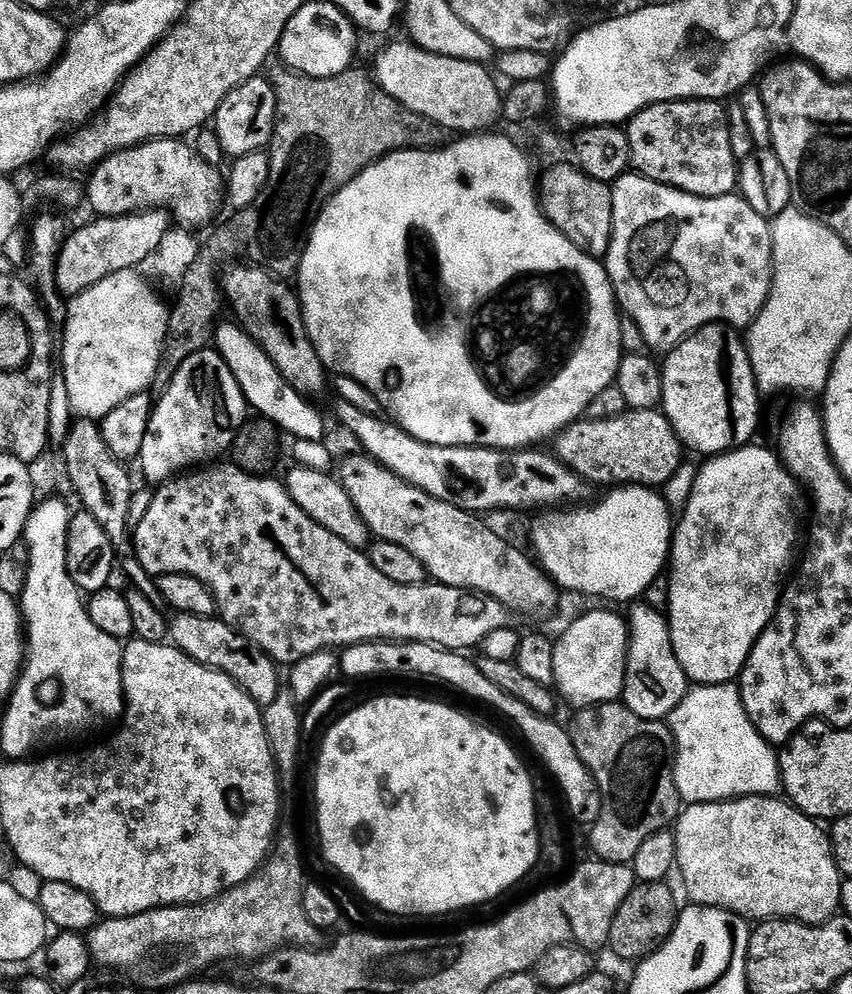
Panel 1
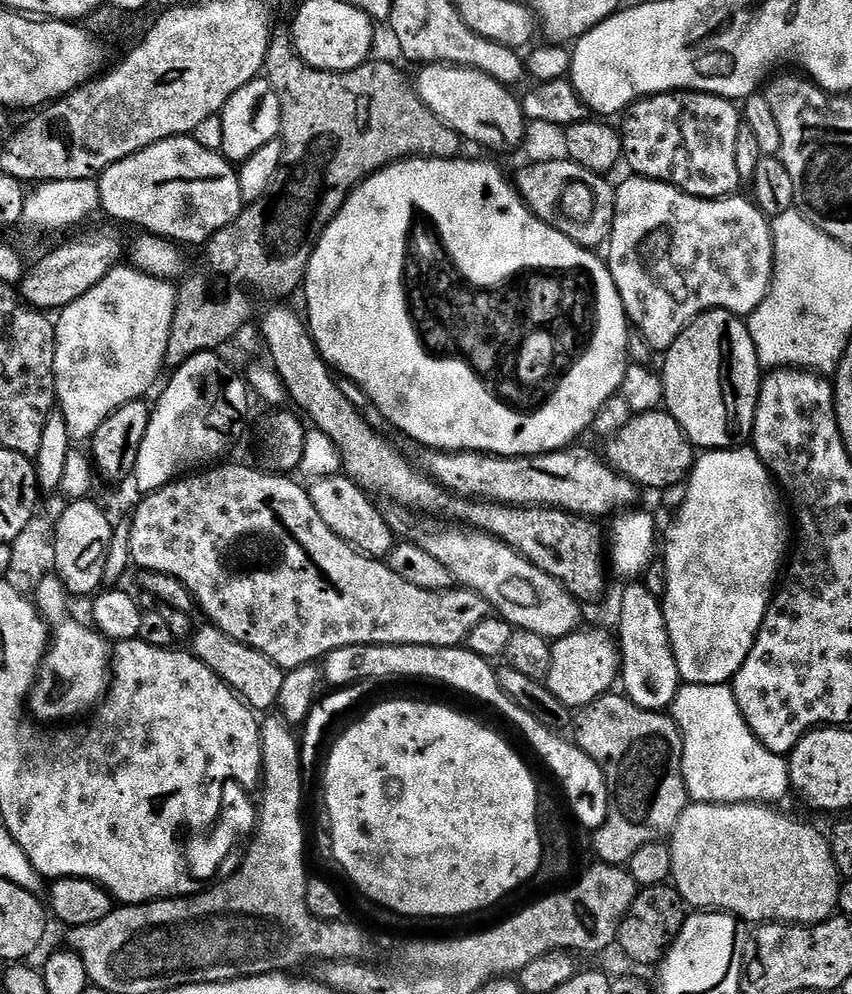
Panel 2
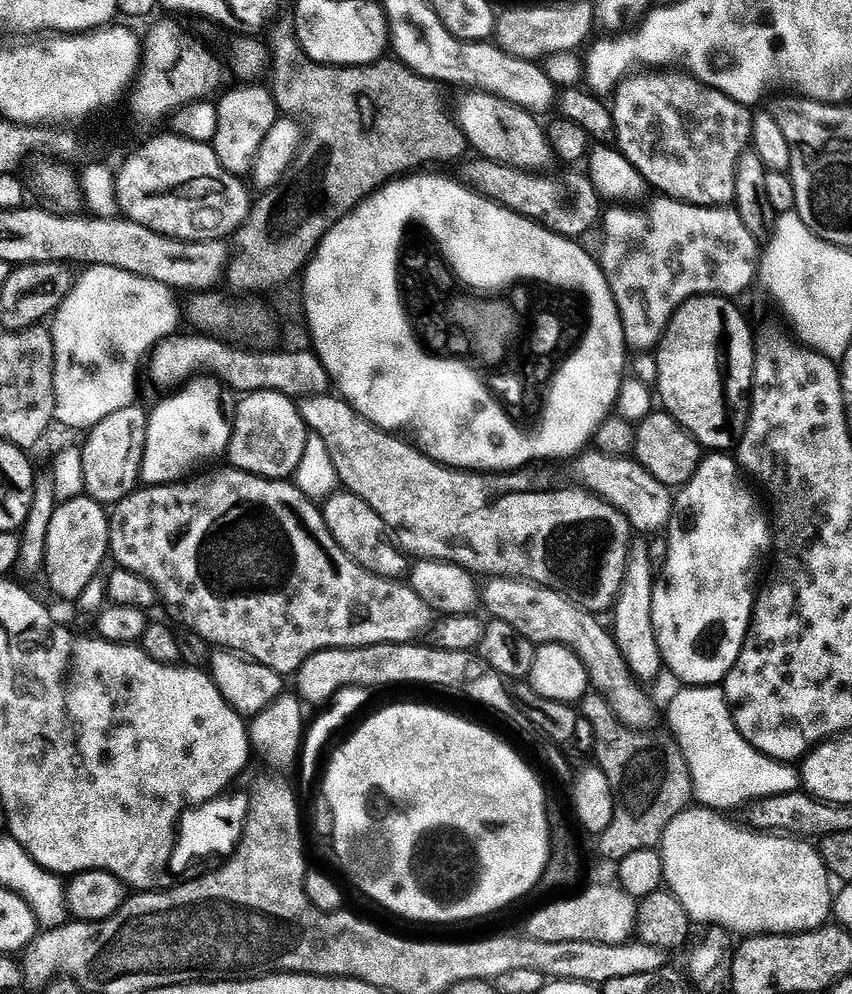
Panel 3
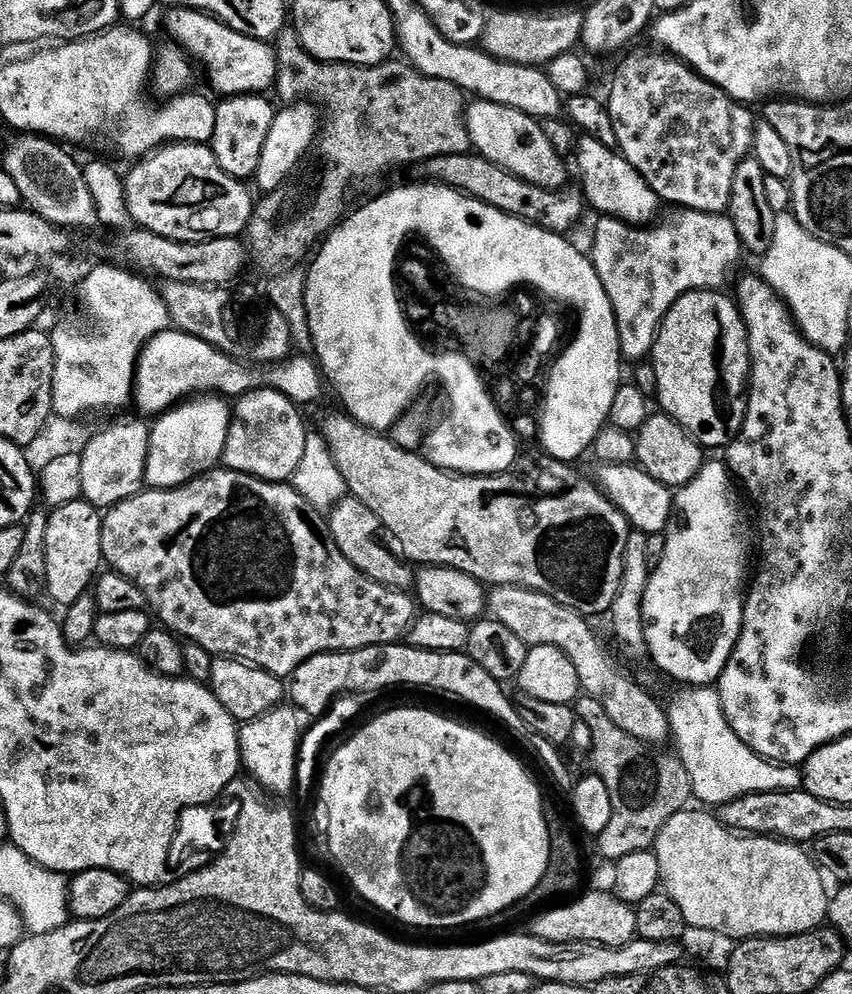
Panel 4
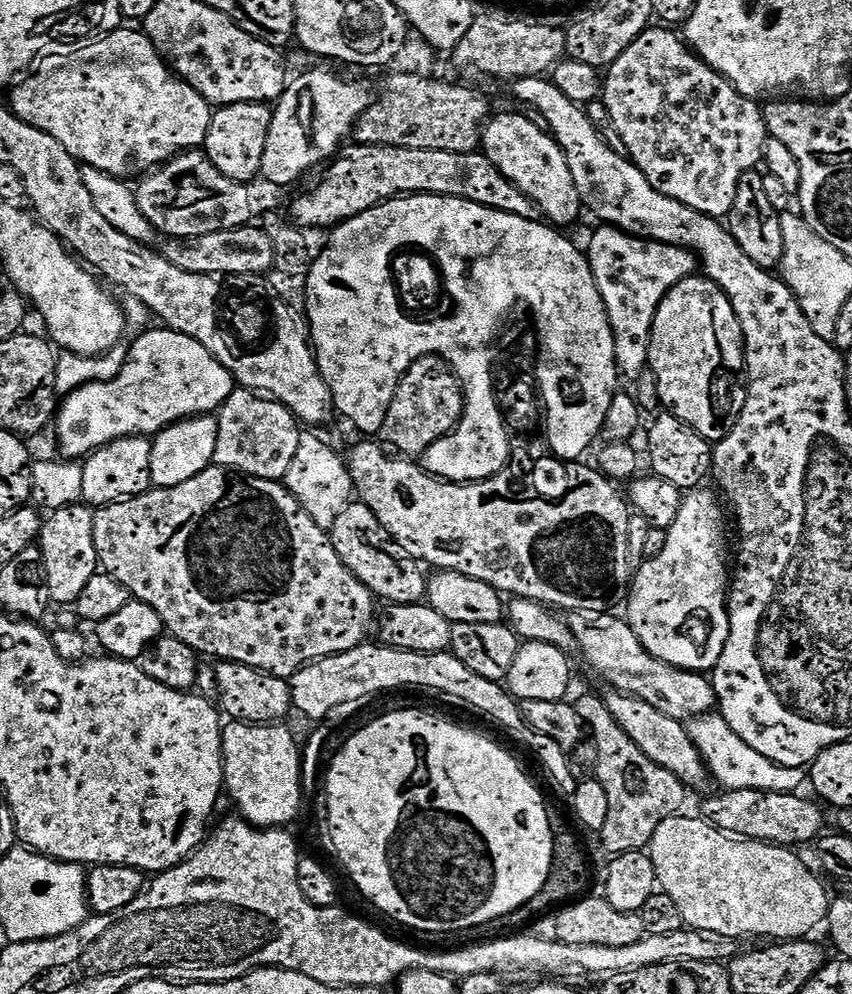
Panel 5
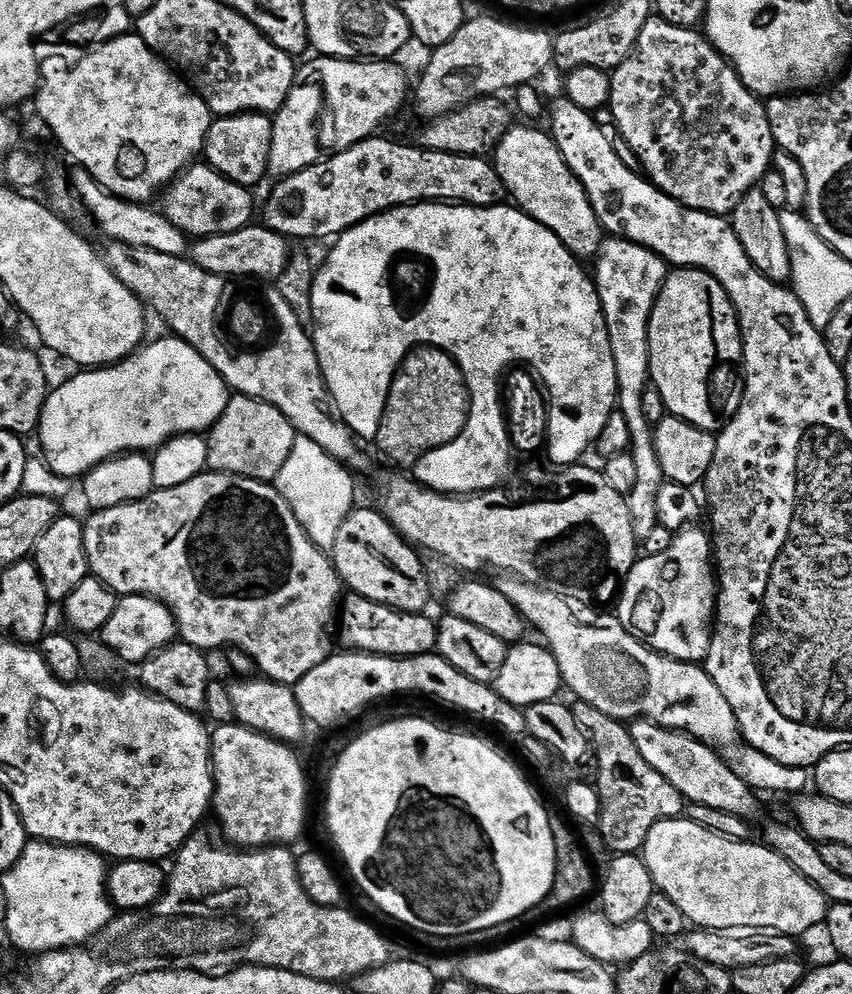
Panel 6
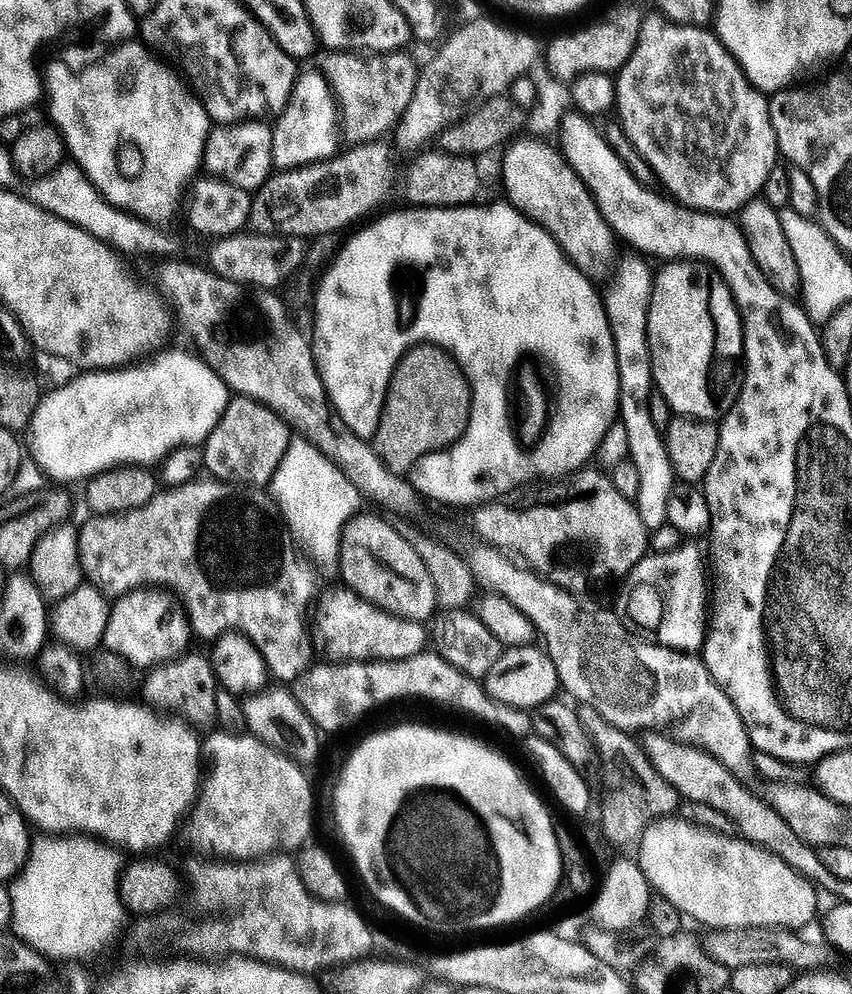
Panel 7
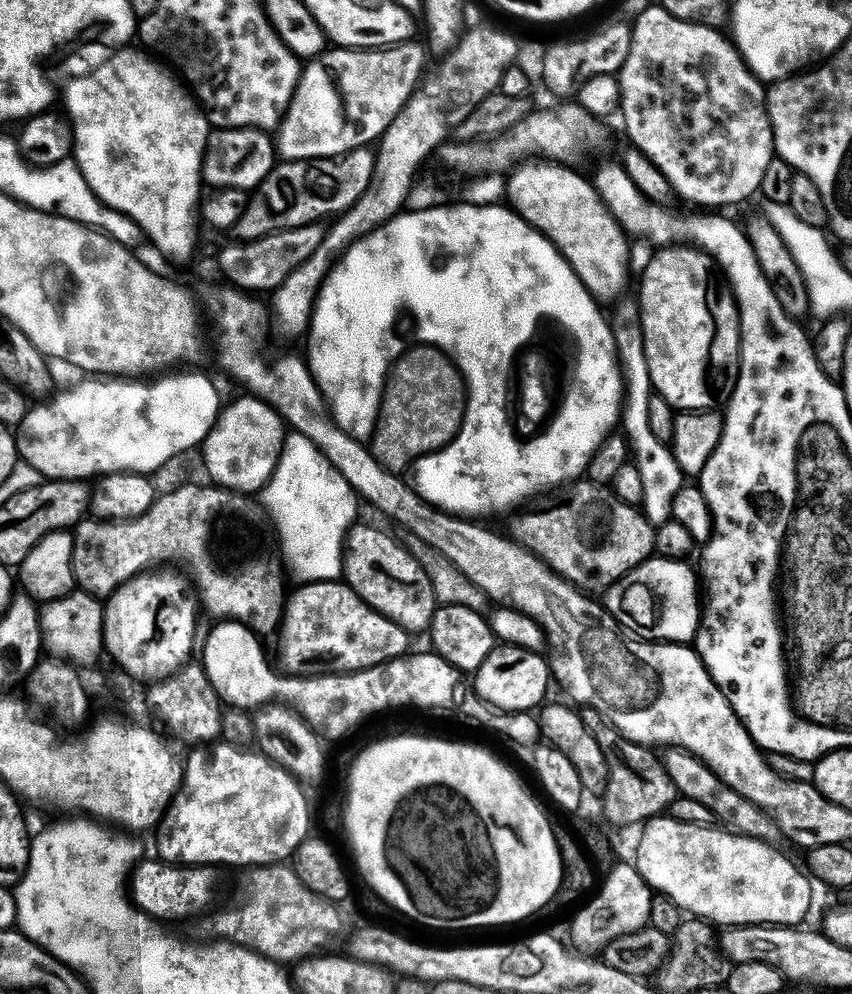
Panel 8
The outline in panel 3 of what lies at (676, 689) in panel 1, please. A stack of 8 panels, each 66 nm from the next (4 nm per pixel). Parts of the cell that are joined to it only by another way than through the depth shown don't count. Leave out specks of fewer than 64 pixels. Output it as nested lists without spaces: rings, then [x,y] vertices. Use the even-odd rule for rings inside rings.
[[[636,538],[632,541],[632,547],[628,550],[628,569],[624,575],[624,581],[616,595],[614,613],[616,617],[610,623],[611,631],[616,637],[618,650],[622,650],[622,658],[626,666],[637,681],[656,680],[660,672],[665,671],[664,659],[658,646],[658,638],[654,630],[654,590],[657,577],[650,566],[650,554],[648,553],[648,540]]]

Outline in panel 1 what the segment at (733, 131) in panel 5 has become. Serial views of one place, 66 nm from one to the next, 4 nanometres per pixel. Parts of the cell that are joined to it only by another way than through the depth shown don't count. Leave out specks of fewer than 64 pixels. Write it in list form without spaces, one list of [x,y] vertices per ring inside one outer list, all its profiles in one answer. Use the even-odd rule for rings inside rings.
[[[719,100],[651,104],[627,121],[631,167],[639,175],[702,198],[730,196],[738,188],[738,161],[730,148],[725,105]]]

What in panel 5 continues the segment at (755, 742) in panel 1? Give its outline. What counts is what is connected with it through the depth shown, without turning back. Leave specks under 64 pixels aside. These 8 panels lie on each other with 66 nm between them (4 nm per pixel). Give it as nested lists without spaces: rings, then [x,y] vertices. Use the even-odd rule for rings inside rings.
[[[711,712],[704,716],[697,716],[687,725],[688,733],[696,748],[702,754],[711,777],[722,784],[723,789],[757,789],[759,792],[790,792],[800,790],[800,786],[807,781],[805,769],[782,767],[772,763],[762,754],[758,754],[753,747],[747,746],[731,730],[730,726],[719,713]]]

